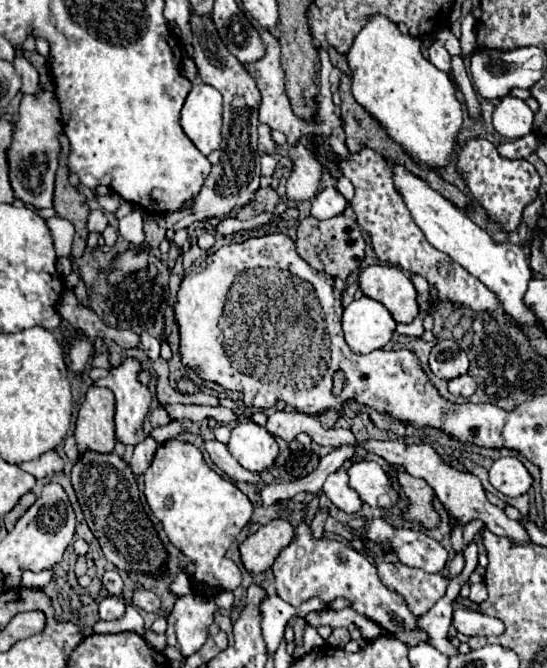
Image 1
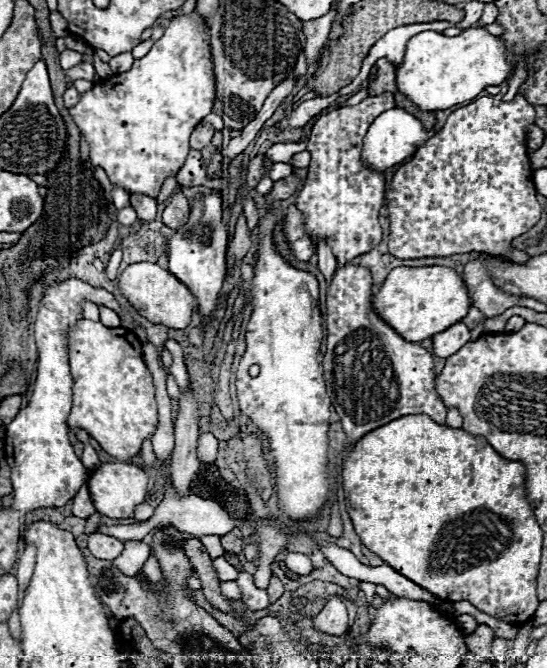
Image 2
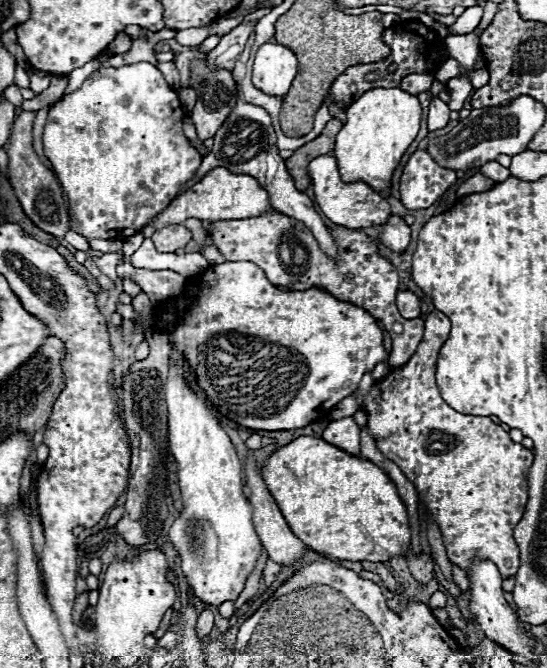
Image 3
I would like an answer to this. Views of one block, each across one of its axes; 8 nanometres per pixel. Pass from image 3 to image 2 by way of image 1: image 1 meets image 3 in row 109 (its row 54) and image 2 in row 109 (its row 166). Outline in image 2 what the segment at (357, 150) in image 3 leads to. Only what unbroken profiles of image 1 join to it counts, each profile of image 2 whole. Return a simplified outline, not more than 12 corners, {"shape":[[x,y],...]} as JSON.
{"shape":[[484,26],[410,38],[398,90],[424,110],[506,82],[506,42]]}

